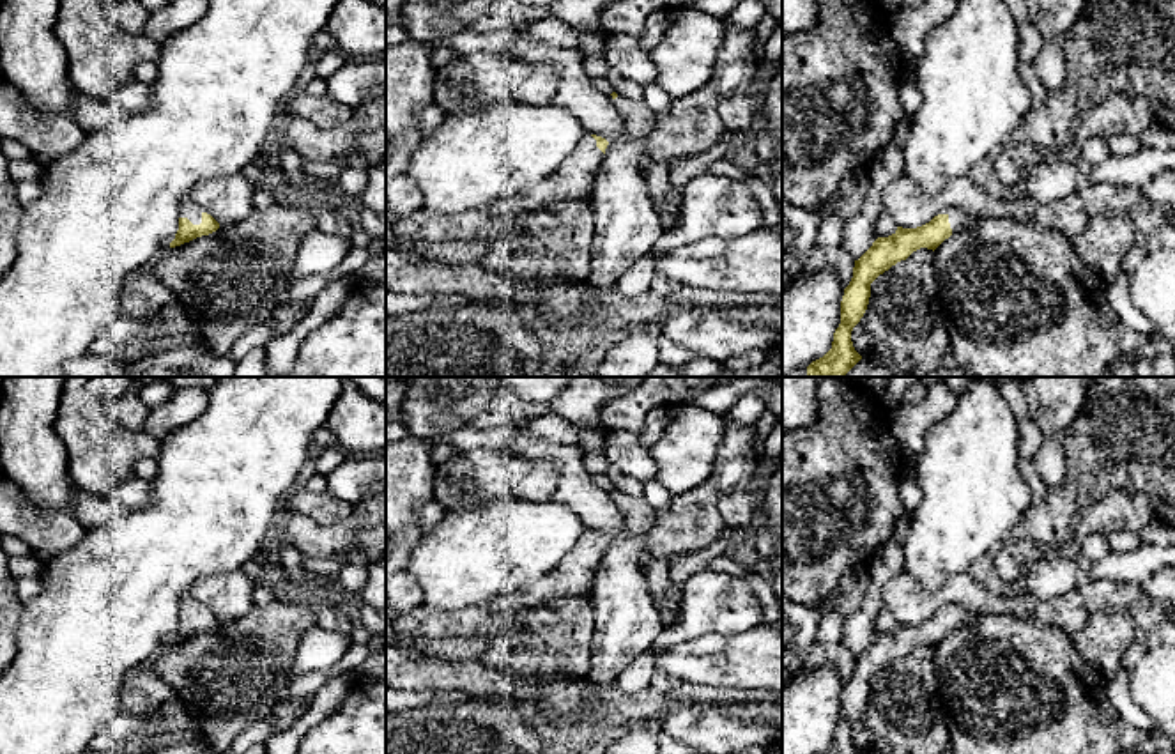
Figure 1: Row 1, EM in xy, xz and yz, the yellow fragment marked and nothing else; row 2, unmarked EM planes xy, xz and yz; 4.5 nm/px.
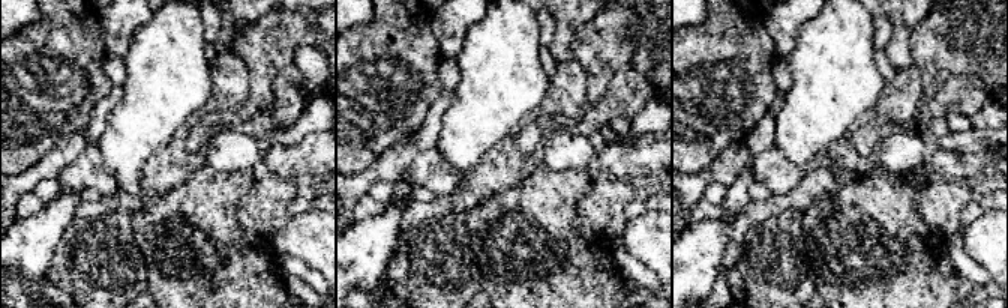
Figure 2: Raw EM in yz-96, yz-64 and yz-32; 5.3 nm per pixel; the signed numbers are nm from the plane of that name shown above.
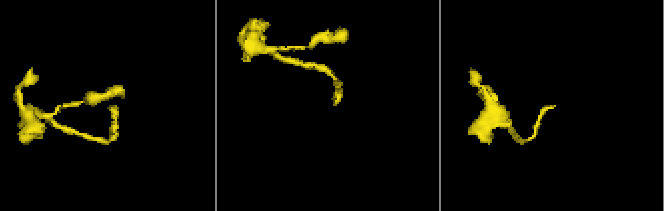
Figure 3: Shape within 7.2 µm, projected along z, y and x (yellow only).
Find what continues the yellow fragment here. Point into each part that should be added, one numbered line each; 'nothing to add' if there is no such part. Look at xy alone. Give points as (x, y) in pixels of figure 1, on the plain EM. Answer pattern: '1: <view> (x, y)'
1: xy (190, 606)

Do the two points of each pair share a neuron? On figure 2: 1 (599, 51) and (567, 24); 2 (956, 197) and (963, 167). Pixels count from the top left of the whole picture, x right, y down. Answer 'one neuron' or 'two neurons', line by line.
1: two neurons
2: two neurons

